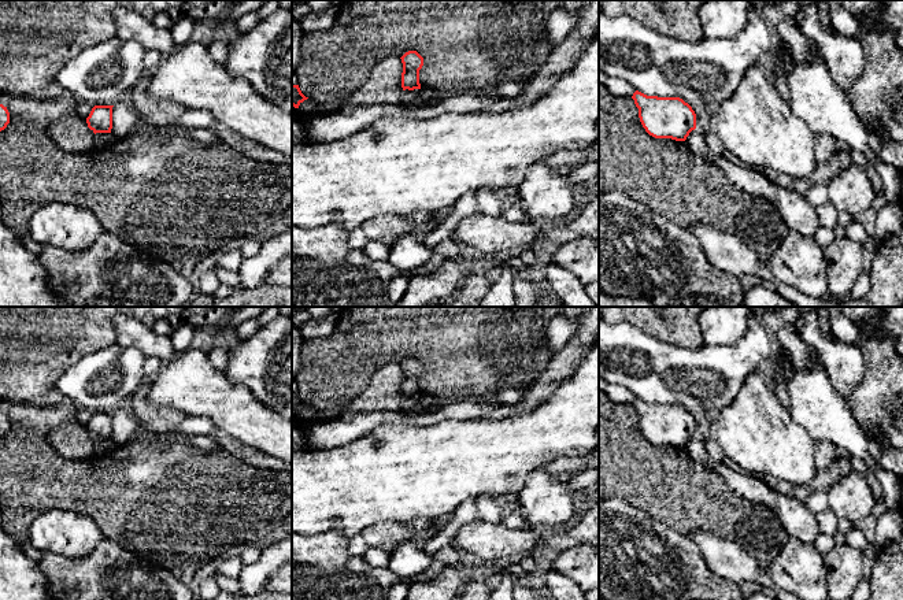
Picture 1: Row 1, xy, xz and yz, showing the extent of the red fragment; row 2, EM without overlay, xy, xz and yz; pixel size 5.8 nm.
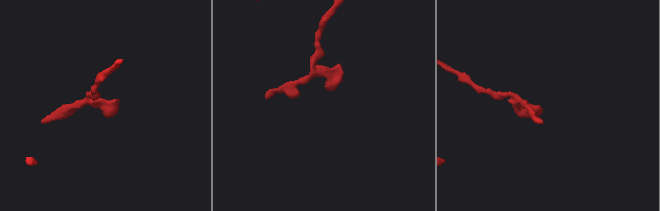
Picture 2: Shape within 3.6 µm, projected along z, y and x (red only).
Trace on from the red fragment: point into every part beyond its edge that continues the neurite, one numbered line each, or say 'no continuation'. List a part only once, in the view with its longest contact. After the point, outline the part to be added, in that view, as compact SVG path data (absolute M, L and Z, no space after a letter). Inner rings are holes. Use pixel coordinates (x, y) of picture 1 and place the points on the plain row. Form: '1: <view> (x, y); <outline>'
no continuation

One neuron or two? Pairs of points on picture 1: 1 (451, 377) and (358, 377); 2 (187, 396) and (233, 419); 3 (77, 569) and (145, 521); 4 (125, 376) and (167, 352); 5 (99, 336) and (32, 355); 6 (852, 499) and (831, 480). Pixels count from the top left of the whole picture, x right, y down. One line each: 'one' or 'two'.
1: one
2: one
3: two
4: two
5: one
6: two

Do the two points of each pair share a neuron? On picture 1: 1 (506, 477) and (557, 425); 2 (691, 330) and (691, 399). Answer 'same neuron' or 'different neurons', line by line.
1: same neuron
2: different neurons

